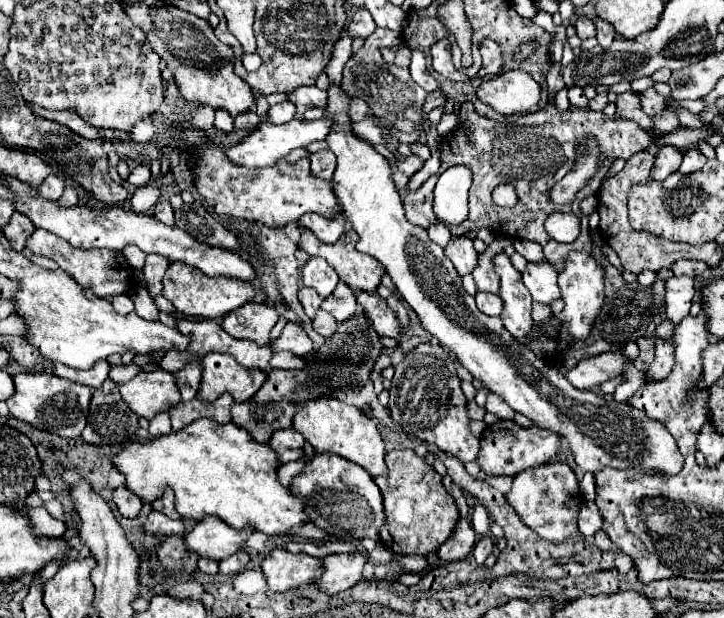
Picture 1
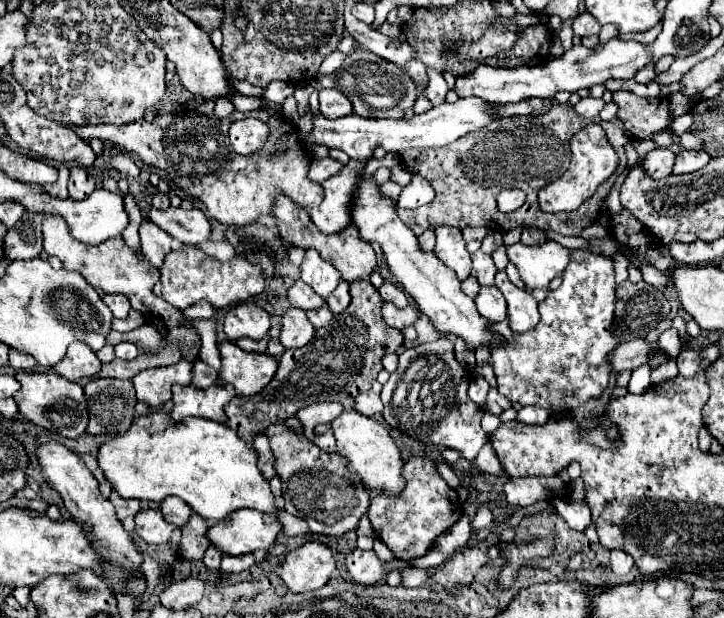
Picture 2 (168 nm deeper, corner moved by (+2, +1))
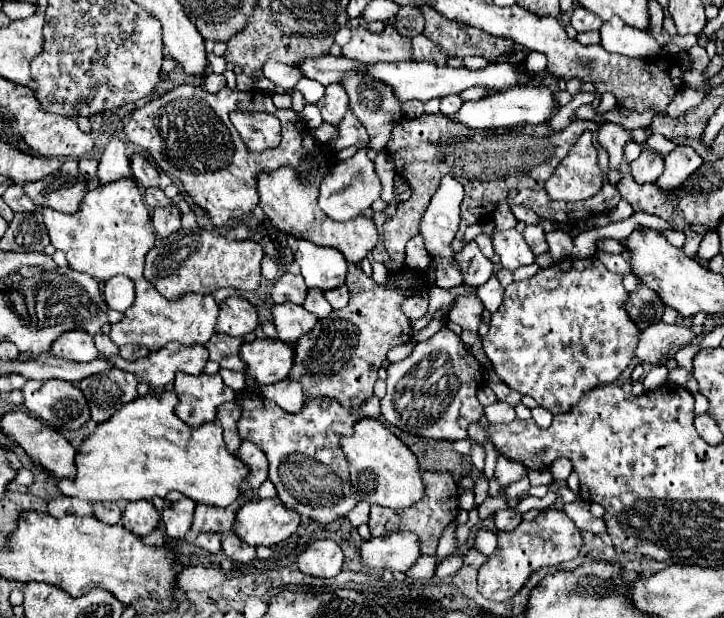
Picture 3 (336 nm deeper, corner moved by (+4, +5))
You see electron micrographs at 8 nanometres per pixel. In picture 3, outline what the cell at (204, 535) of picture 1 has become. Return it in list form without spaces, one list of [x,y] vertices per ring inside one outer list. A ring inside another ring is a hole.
[[[279,498],[247,500],[235,514],[231,532],[249,546],[277,546],[299,526],[301,516],[287,510]]]

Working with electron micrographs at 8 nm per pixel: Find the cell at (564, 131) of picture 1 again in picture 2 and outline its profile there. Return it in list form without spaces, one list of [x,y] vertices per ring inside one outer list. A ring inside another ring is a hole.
[[[555,104],[547,114],[539,116],[511,116],[511,118],[501,118],[499,122],[493,122],[487,126],[487,130],[479,130],[479,134],[467,134],[453,142],[451,146],[445,148],[427,148],[427,150],[403,150],[401,152],[401,162],[411,174],[419,174],[429,180],[429,184],[435,190],[435,200],[431,204],[425,204],[415,210],[397,210],[397,216],[419,236],[429,228],[441,226],[441,224],[451,224],[459,230],[471,226],[485,226],[485,228],[495,228],[495,230],[511,230],[515,226],[535,226],[541,230],[555,230],[565,236],[579,236],[581,228],[591,226],[597,220],[599,208],[606,200],[614,185],[616,178],[625,170],[625,144],[631,140],[631,134],[625,132],[623,122],[619,118],[613,118],[611,122],[599,122],[607,138],[613,146],[613,150],[619,156],[619,166],[617,166],[617,176],[612,174],[603,184],[597,188],[593,198],[585,202],[579,210],[575,212],[557,212],[557,214],[547,214],[539,208],[537,192],[549,182],[562,176],[571,161],[571,153],[567,154],[567,142],[577,130],[581,130],[583,122],[589,122],[581,118],[571,106]],[[503,188],[519,188],[527,194],[525,204],[511,212],[503,214],[497,210],[497,194]]]

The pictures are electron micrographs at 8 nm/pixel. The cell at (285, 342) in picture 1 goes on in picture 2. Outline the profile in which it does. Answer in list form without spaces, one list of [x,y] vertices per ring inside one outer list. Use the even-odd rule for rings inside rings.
[[[289,308],[283,318],[281,318],[281,334],[279,340],[281,344],[289,350],[289,348],[299,348],[305,346],[315,334],[313,324],[309,322],[309,318],[305,316],[305,310],[299,308]]]

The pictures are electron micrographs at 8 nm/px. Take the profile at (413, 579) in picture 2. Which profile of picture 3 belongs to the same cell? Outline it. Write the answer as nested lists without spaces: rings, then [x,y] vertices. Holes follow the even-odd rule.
[[[449,556],[445,560],[441,560],[435,568],[435,578],[445,578],[445,576],[451,576],[455,574],[459,568],[463,566],[463,556]]]

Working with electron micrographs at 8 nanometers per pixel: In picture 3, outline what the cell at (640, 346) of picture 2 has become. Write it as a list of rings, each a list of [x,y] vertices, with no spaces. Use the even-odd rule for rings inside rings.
[[[657,322],[639,334],[635,358],[649,364],[659,364],[675,348],[689,344],[695,334],[687,326],[669,326]]]

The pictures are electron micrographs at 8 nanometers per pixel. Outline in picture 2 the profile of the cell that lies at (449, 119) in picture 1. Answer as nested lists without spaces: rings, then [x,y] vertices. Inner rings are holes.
[[[459,98],[455,104],[441,104],[431,108],[429,112],[421,114],[421,116],[413,116],[411,120],[375,120],[375,118],[359,118],[357,114],[339,118],[339,120],[327,120],[323,116],[315,118],[315,130],[311,134],[299,134],[301,142],[307,144],[325,144],[329,148],[337,148],[343,150],[345,154],[349,154],[349,158],[355,160],[369,160],[373,150],[377,146],[385,148],[387,152],[401,152],[407,148],[435,148],[435,146],[447,146],[455,140],[459,140],[465,134],[477,132],[485,126],[489,126],[493,120],[501,118],[499,114],[495,114],[495,106],[491,102],[483,102],[481,98]]]

